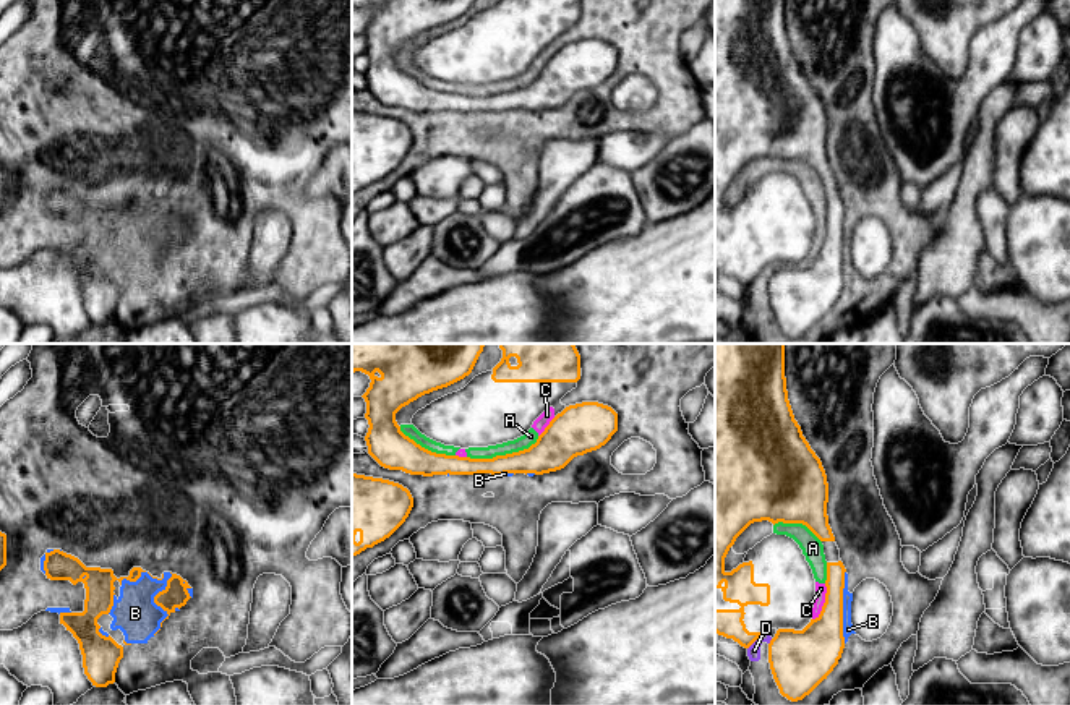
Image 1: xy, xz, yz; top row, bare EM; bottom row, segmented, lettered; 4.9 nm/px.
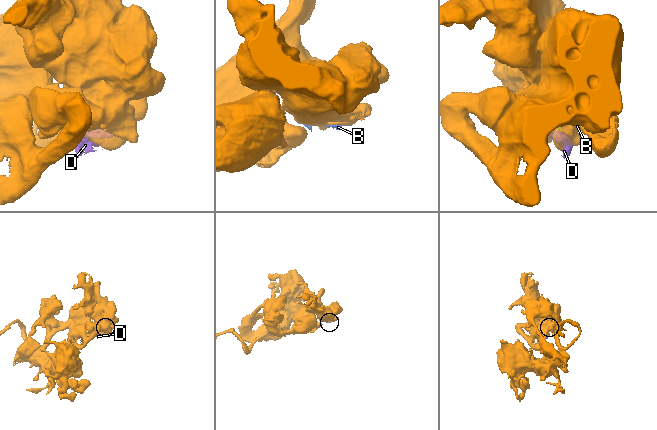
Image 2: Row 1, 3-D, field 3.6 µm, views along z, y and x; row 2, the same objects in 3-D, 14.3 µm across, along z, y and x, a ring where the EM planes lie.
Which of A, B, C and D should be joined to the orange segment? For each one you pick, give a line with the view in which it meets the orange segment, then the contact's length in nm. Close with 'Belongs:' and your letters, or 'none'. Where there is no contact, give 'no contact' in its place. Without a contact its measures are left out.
Belongs: none

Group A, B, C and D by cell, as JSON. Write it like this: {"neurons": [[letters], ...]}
{"neurons": [["A", "B", "C", "D"]]}

